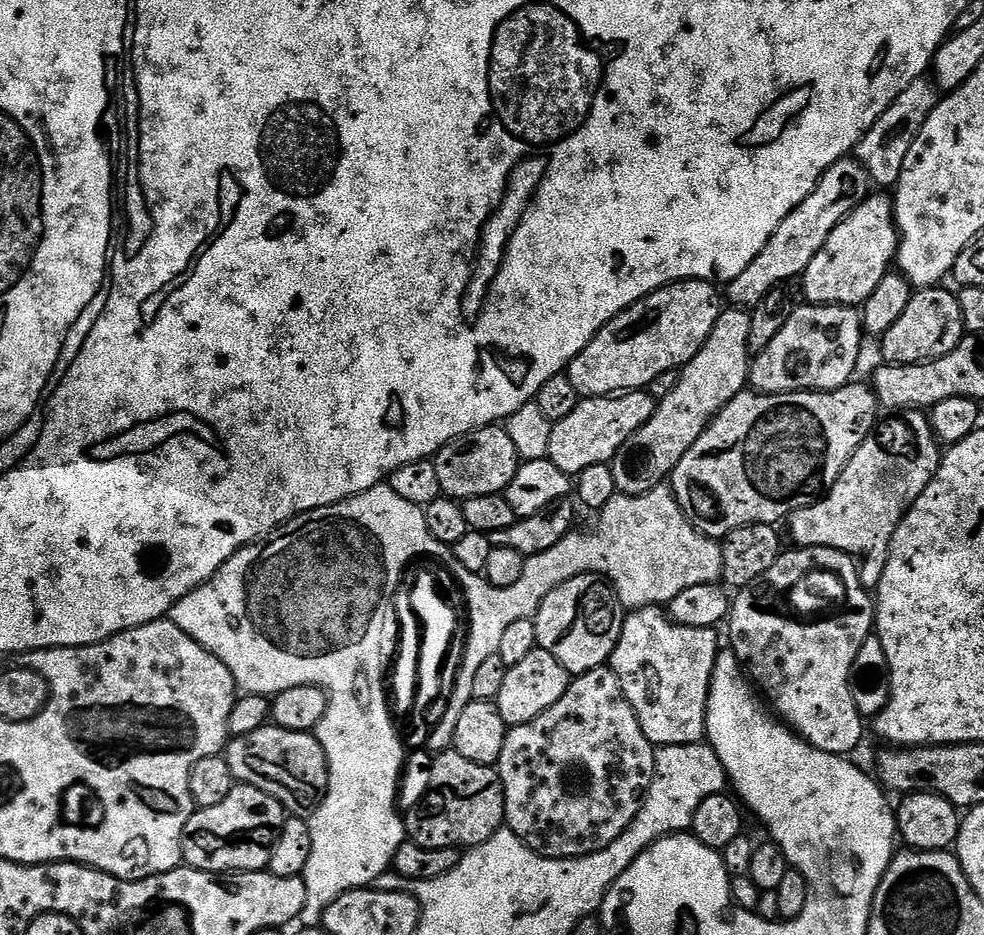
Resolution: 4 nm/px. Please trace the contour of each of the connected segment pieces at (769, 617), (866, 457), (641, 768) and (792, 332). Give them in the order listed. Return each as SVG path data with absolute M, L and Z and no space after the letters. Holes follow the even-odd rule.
M836 578L836 584L842 588L842 596L836 596L840 608L808 612L808 626L806 622L778 618L776 614L756 614L756 596L760 592L758 586L751 584L735 593L726 629L732 639L731 651L736 653L775 715L807 744L847 757L864 736L865 717L854 706L854 698L850 698L850 666L854 666L854 654L858 654L862 642L873 635L874 600L869 589L868 592L864 589L862 578L854 578L854 584L848 584L846 578ZM824 618L832 620L826 622Z
M909 410L893 415L892 420L877 423L874 435L868 436L862 446L850 458L842 470L838 482L823 498L817 499L810 508L792 513L786 527L792 535L793 545L800 548L833 548L847 552L853 558L865 556L875 570L883 569L888 560L888 547L904 516L912 508L913 502L926 490L926 486L940 469L942 445L932 432L931 419L923 411Z
M605 666L583 672L569 683L566 694L562 694L562 698L558 698L558 702L554 702L554 706L550 706L550 710L546 710L546 714L538 714L538 718L534 718L534 722L526 722L519 724L516 728L508 729L508 737L502 746L498 765L500 781L504 783L504 819L507 827L511 828L514 834L522 837L528 847L533 848L542 856L551 856L553 860L563 860L569 856L589 856L591 852L597 852L610 846L610 842L614 842L614 838L618 838L618 834L622 834L622 830L626 830L626 826L630 826L630 822L634 822L644 801L644 796L648 793L650 782L654 778L655 761L656 748L646 738L644 728L636 717L636 711L624 697L622 686L611 667Z
M809 304L793 307L790 318L766 350L762 350L751 361L750 384L755 391L764 394L786 394L787 392L833 392L844 388L853 379L856 363L860 360L860 343L866 340L864 321L855 307L847 304Z

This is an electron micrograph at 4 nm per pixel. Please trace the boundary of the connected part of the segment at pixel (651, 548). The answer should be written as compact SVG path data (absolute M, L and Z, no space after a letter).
M661 486L646 496L618 494L608 505L599 509L598 516L600 516L600 525L597 526L596 532L570 531L566 534L566 538L562 538L562 542L558 542L558 546L550 546L550 550L542 550L542 554L527 557L524 561L522 578L518 578L518 582L514 582L514 586L499 588L488 583L481 573L466 570L466 566L462 566L462 562L457 560L454 562L456 572L460 572L460 576L464 576L462 588L472 607L470 614L472 625L468 628L468 644L464 647L464 660L460 663L454 681L454 698L450 702L450 718L445 722L444 729L436 735L436 750L444 750L451 745L454 738L454 726L458 726L458 717L472 700L474 677L476 677L478 669L481 668L482 662L486 662L486 658L499 653L506 629L519 620L533 619L542 606L546 594L550 594L550 590L562 586L562 582L570 582L570 578L578 578L587 572L595 572L596 575L611 581L617 593L622 597L625 609L635 610L666 606L689 586L715 584L723 577L721 545L715 539L705 536L704 533L697 532L696 525L680 509L680 503L676 501L671 487Z

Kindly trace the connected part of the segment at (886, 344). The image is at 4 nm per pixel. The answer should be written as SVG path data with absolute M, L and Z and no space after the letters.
M947 287L921 288L913 291L902 318L890 326L890 330L879 341L883 363L921 364L927 360L937 360L964 341L966 335L962 322L962 306L955 291L947 292Z

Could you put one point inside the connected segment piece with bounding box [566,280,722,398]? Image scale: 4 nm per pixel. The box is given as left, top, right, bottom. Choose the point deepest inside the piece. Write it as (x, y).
(663, 331)

